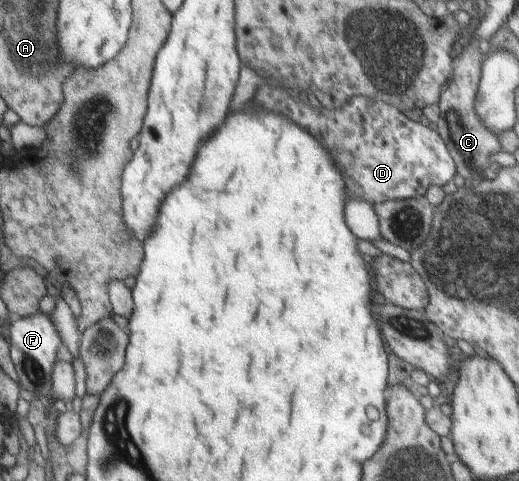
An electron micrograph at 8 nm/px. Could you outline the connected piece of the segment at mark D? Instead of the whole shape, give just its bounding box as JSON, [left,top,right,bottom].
[255,85,456,205]

